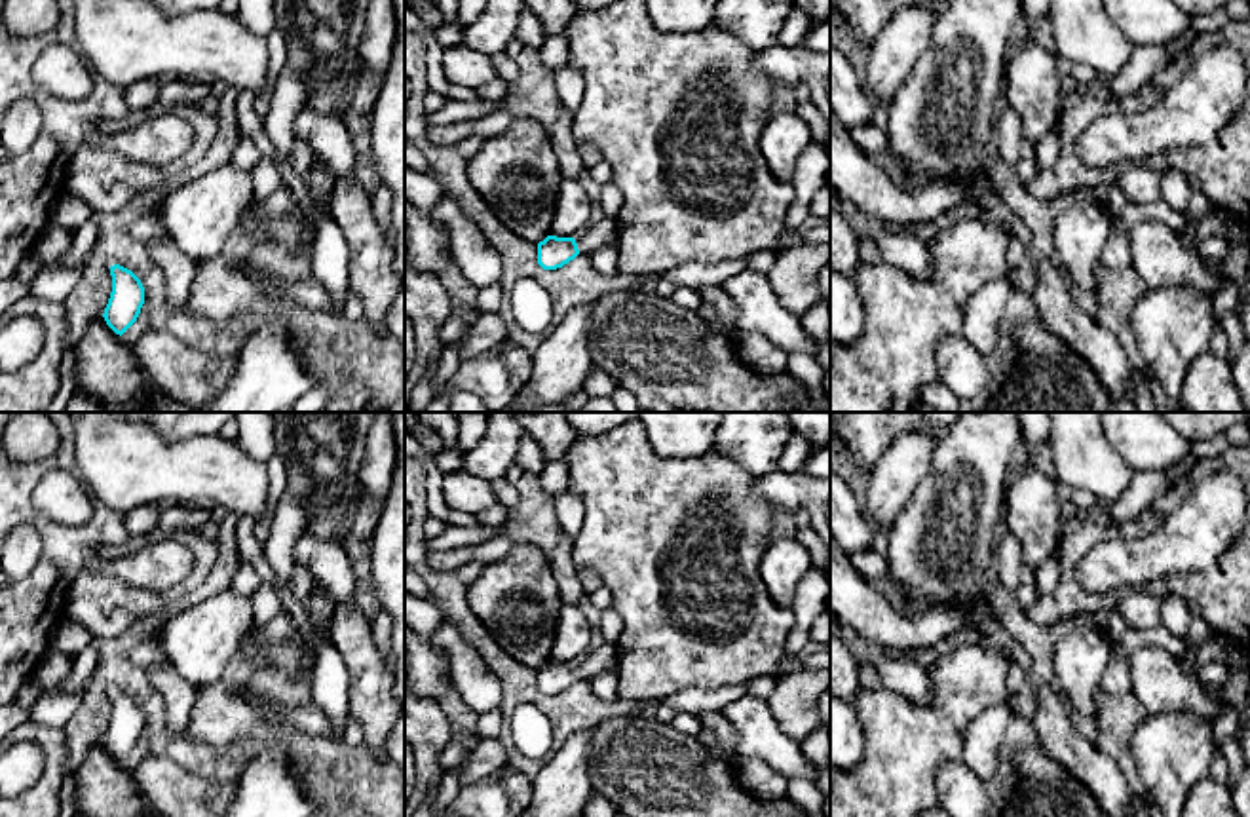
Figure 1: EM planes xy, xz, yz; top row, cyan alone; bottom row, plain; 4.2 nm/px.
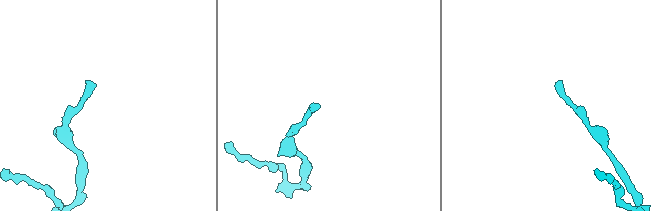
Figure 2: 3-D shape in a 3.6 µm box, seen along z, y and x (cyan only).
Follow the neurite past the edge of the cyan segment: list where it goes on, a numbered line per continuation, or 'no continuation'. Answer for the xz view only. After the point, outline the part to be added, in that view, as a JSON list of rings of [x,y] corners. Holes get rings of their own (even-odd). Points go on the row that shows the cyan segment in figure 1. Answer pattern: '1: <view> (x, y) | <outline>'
1: xz (603, 232) | [[[602,217],[600,220],[587,226],[583,238],[576,239],[581,255],[591,255],[604,245],[617,245],[617,218]]]

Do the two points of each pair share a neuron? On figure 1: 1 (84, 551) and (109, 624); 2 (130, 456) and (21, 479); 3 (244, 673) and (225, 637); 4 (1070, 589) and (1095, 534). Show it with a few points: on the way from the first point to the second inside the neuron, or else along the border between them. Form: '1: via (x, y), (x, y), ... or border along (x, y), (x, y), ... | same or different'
1: border along (86, 565), (67, 591), (65, 605) | different
2: border along (73, 432), (76, 472) | different
3: border along (238, 648), (225, 671), (202, 686) | different
4: via (1068, 576), (1068, 559), (1081, 546) | same

